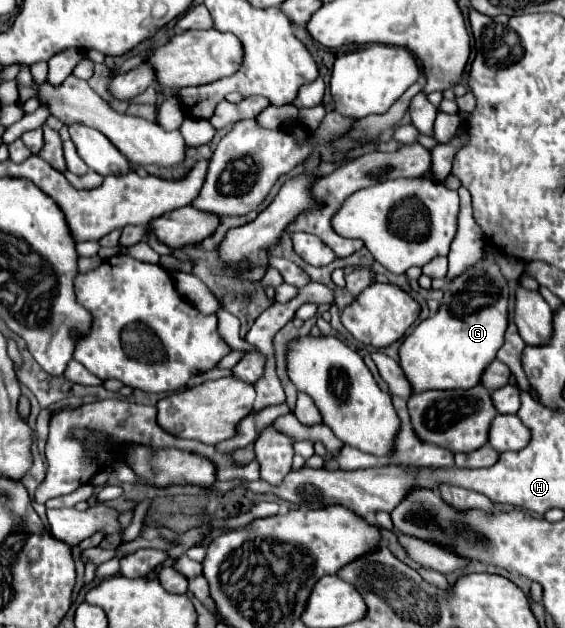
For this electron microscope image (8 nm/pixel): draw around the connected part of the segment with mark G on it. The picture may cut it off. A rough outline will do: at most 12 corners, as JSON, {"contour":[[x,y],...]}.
{"contour":[[483,259],[399,347],[413,393],[469,389],[507,329],[509,289]]}

